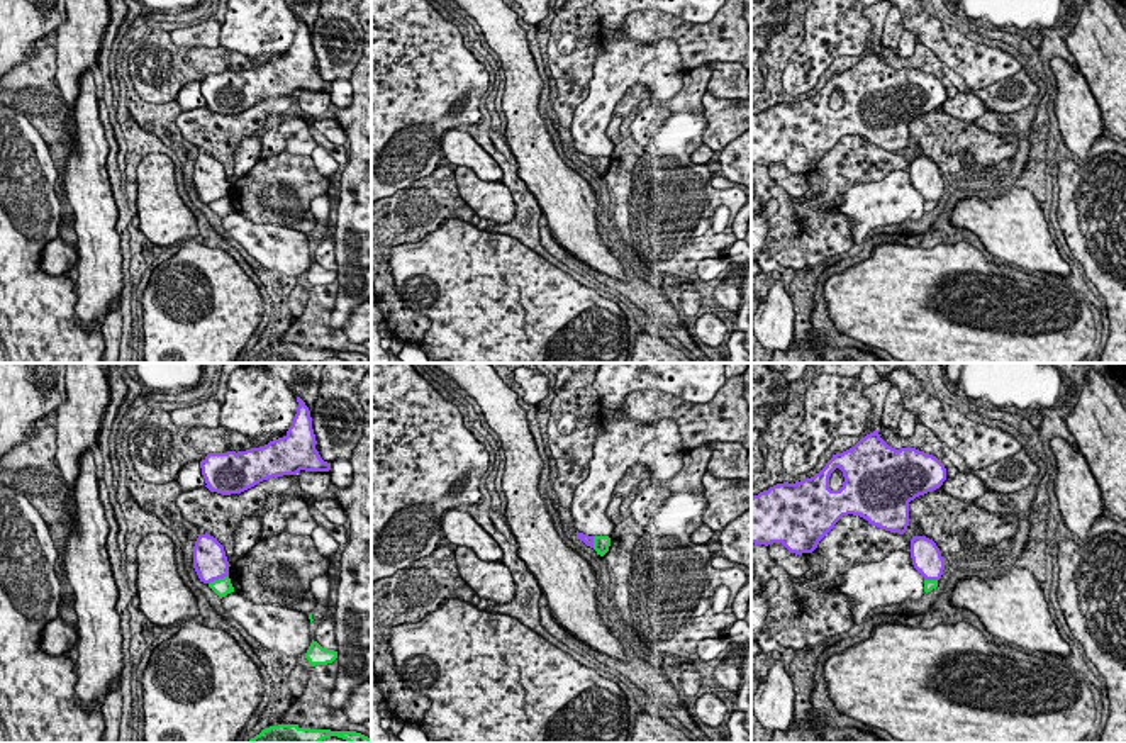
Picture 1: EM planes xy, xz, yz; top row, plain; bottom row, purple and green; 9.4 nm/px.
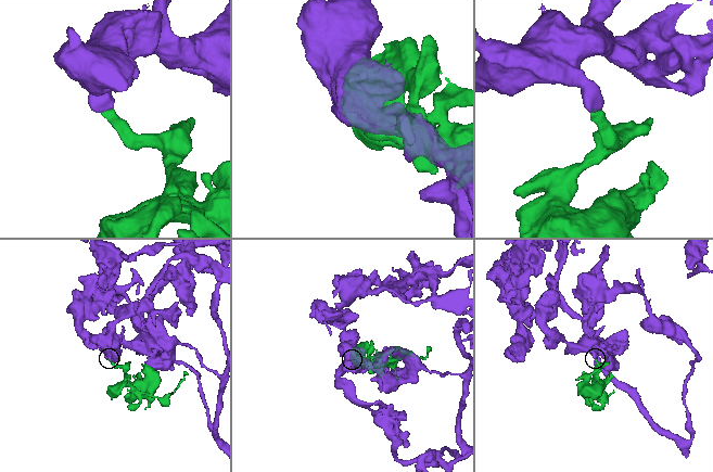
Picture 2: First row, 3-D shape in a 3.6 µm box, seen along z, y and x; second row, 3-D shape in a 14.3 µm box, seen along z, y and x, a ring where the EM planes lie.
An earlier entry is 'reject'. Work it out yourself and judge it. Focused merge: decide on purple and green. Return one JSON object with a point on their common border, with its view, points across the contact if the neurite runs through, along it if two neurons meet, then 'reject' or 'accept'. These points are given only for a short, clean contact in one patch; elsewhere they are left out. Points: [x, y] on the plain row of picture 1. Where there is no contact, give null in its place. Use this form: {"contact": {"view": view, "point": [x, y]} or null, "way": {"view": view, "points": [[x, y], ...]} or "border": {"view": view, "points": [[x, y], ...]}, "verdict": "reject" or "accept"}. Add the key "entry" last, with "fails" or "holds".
{"contact": {"view": "xy", "point": [217, 199]}, "border": {"view": "xy", "points": [[228, 195], [209, 204]]}, "verdict": "reject", "entry": "holds"}

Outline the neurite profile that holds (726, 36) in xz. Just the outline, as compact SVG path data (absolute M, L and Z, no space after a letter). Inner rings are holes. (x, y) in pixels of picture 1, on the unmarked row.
M726 0L707 24L688 24L656 8L631 12L621 31L599 25L599 39L629 39L651 44L672 37L678 44L682 66L690 71L709 61L733 61L751 70L751 29L744 19L744 0Z

